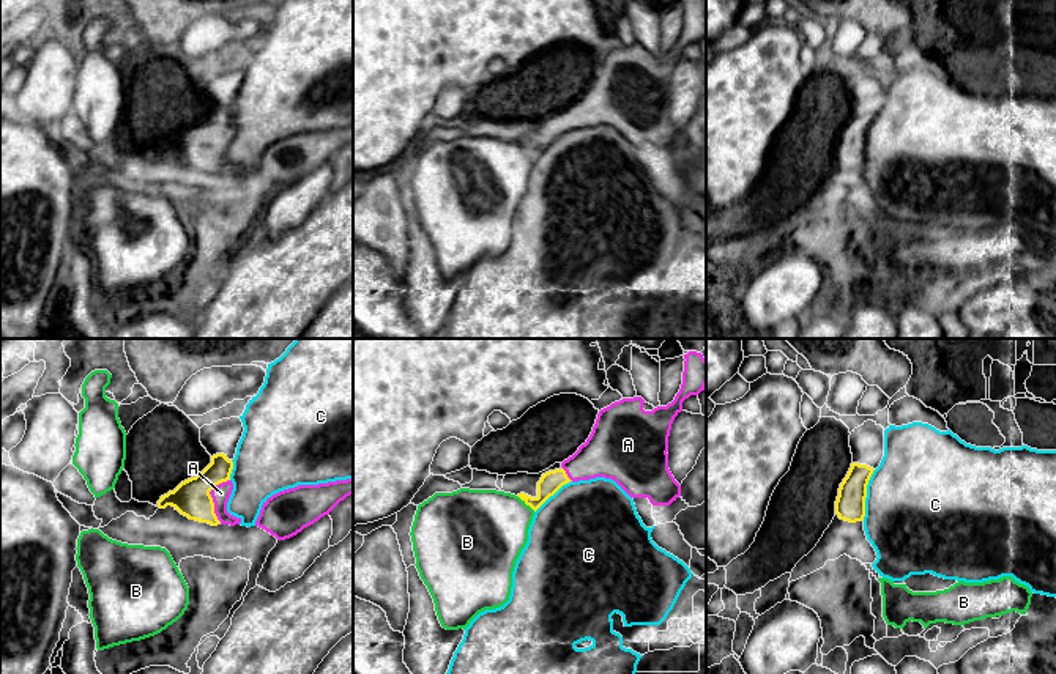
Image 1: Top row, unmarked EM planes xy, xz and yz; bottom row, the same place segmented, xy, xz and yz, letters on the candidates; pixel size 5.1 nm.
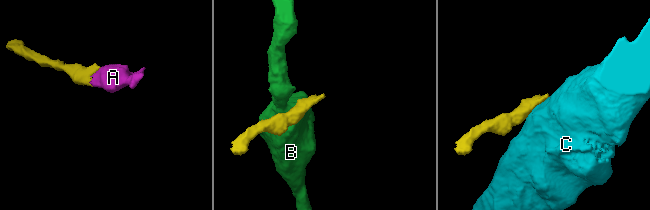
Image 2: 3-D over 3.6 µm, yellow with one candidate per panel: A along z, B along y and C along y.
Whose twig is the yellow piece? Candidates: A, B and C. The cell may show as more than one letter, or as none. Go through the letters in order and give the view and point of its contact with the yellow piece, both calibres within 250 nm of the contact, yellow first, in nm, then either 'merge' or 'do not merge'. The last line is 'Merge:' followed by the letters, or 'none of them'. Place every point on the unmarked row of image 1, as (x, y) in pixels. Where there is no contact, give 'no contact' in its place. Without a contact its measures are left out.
A: meets yellow in xy at (211, 145); 190 nm thick on the yellow side, 90 nm on the other; merge
B: meets yellow in xz at (527, 151); 110 nm thick on the yellow side, 420 nm on the other; do not merge
C: meets yellow in yz at (866, 142); 160 nm thick on the yellow side, 500 nm on the other; do not merge
Merge: A

